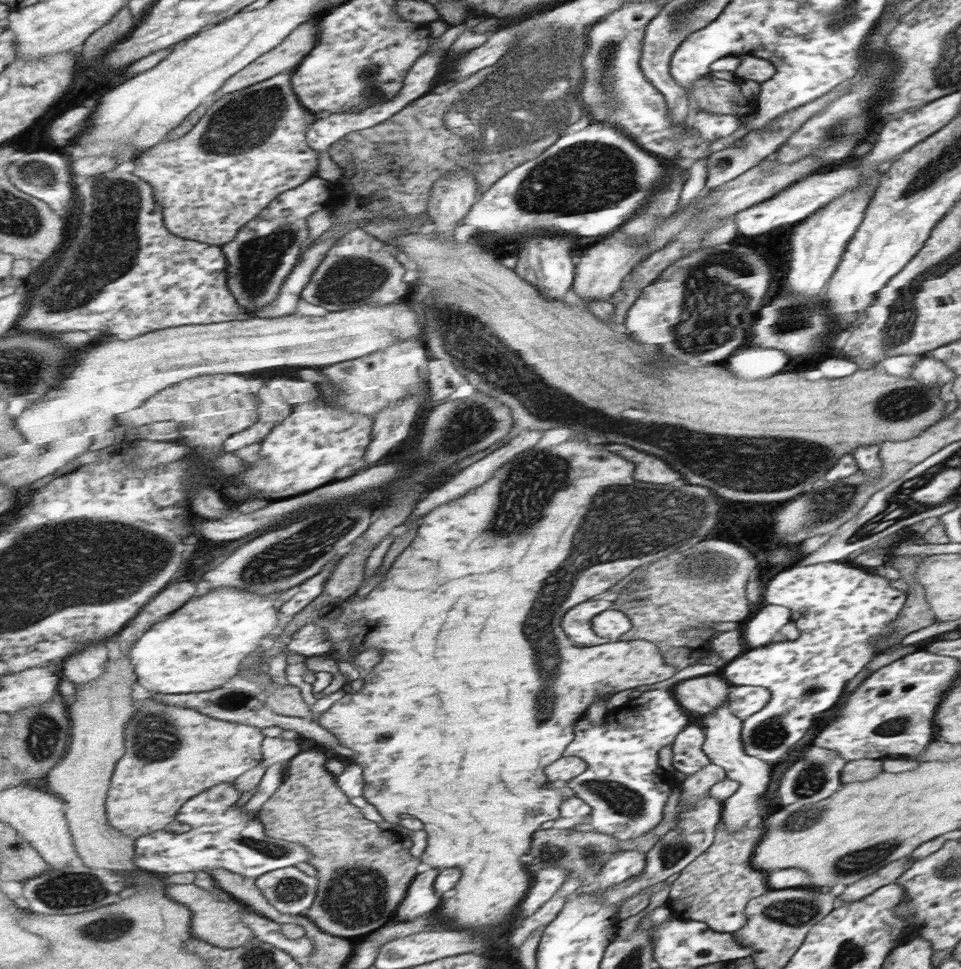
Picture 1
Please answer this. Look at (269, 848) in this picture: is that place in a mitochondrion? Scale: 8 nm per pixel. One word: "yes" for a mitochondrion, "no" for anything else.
yes

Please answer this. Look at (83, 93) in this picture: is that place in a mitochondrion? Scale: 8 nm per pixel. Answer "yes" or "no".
no

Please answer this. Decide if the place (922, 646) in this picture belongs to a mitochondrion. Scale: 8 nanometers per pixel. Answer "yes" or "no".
no

